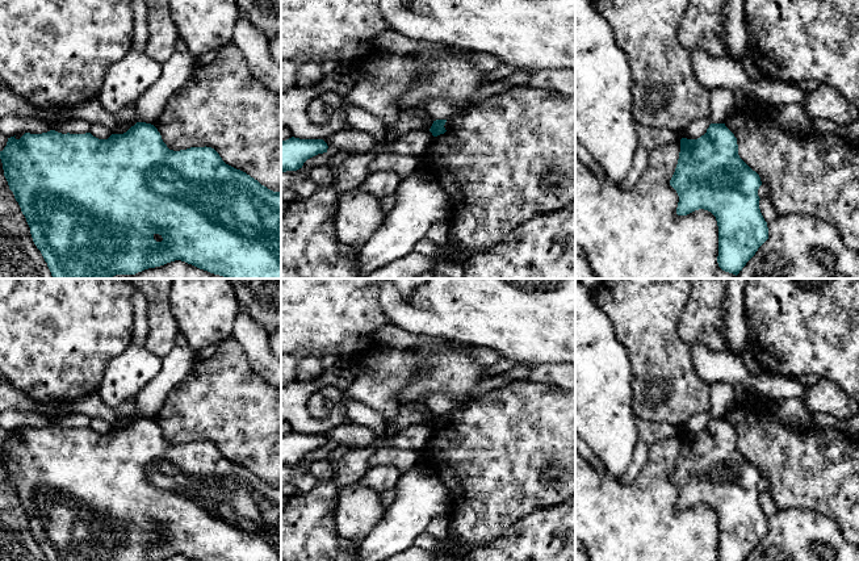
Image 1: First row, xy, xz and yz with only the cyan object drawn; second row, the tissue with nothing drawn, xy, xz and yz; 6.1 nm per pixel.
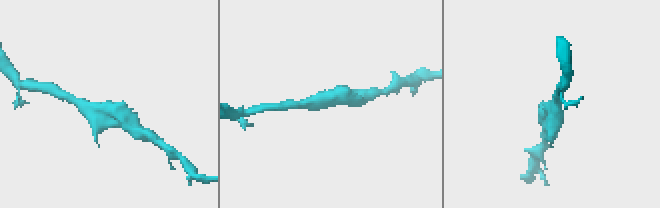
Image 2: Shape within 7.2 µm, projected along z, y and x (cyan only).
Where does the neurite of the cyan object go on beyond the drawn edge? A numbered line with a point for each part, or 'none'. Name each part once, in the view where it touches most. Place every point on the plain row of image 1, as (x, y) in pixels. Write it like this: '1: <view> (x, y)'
none

